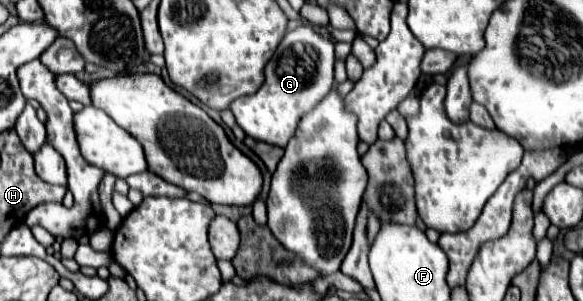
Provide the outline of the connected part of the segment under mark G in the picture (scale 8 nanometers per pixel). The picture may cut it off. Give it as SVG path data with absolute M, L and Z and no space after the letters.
M301 25L289 31L265 67L265 81L261 89L255 95L241 97L231 103L237 125L253 139L285 147L293 137L301 117L315 109L319 101L333 89L333 49L335 45L317 35L311 27Z

